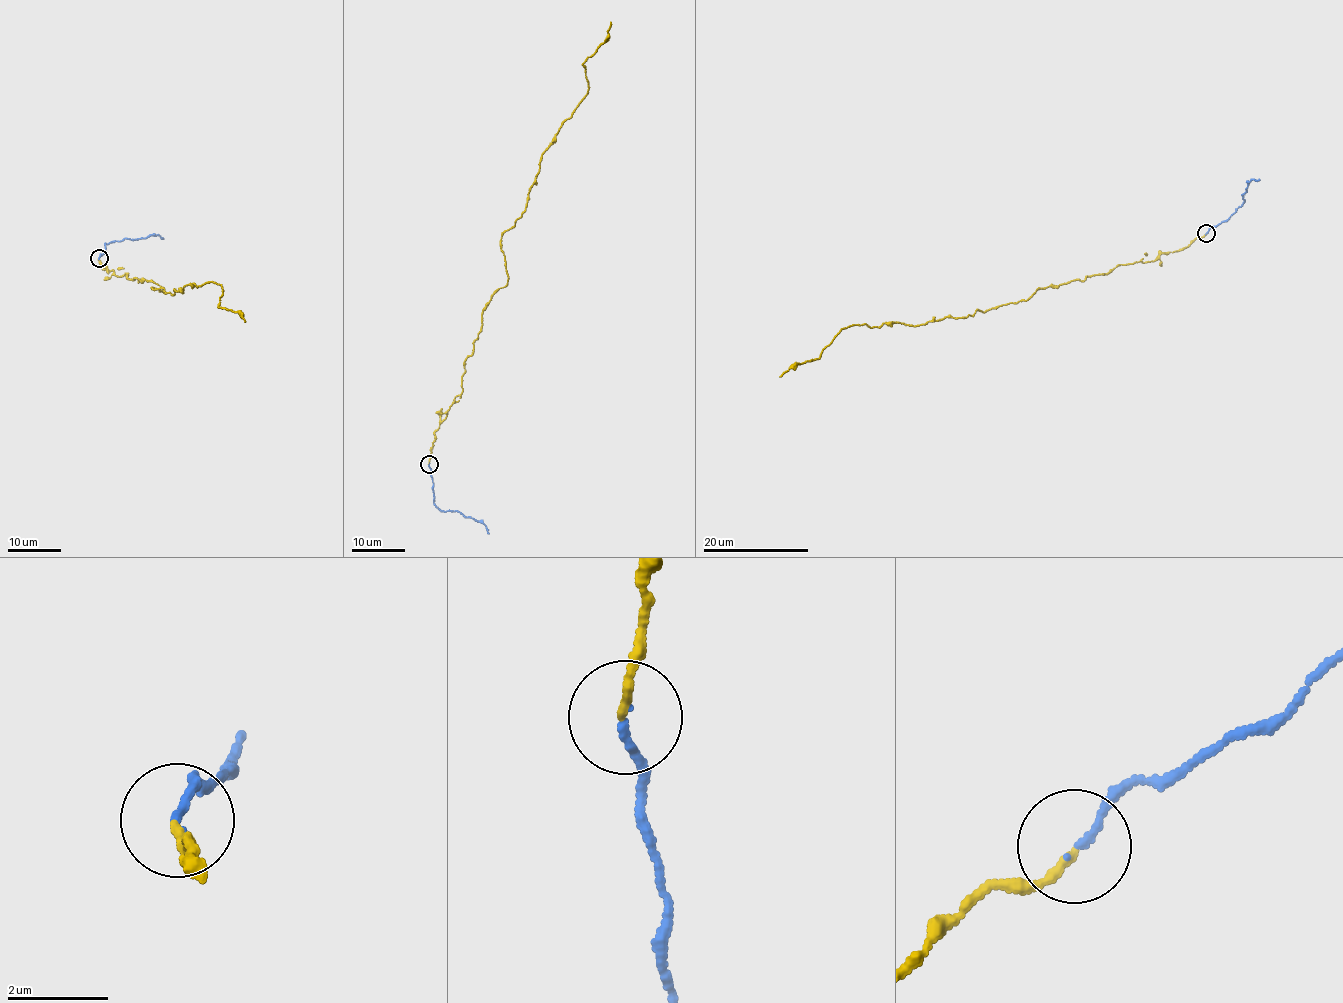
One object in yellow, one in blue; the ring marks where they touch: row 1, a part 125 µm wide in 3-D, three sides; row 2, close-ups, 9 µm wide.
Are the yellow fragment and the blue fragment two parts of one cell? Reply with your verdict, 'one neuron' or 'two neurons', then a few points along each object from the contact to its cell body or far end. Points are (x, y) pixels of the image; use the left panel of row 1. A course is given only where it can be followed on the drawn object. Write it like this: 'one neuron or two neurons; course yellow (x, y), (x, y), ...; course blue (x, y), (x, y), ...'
one neuron; course yellow (98, 258), (102, 269), (163, 293), (151, 287), (173, 295), (219, 284), (219, 306), (245, 321); course blue (98, 258), (105, 254), (106, 243), (154, 235), (163, 239)

